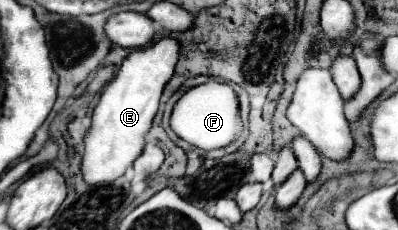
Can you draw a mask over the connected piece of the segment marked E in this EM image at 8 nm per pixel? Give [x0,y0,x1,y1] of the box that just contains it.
[82,38,180,182]

